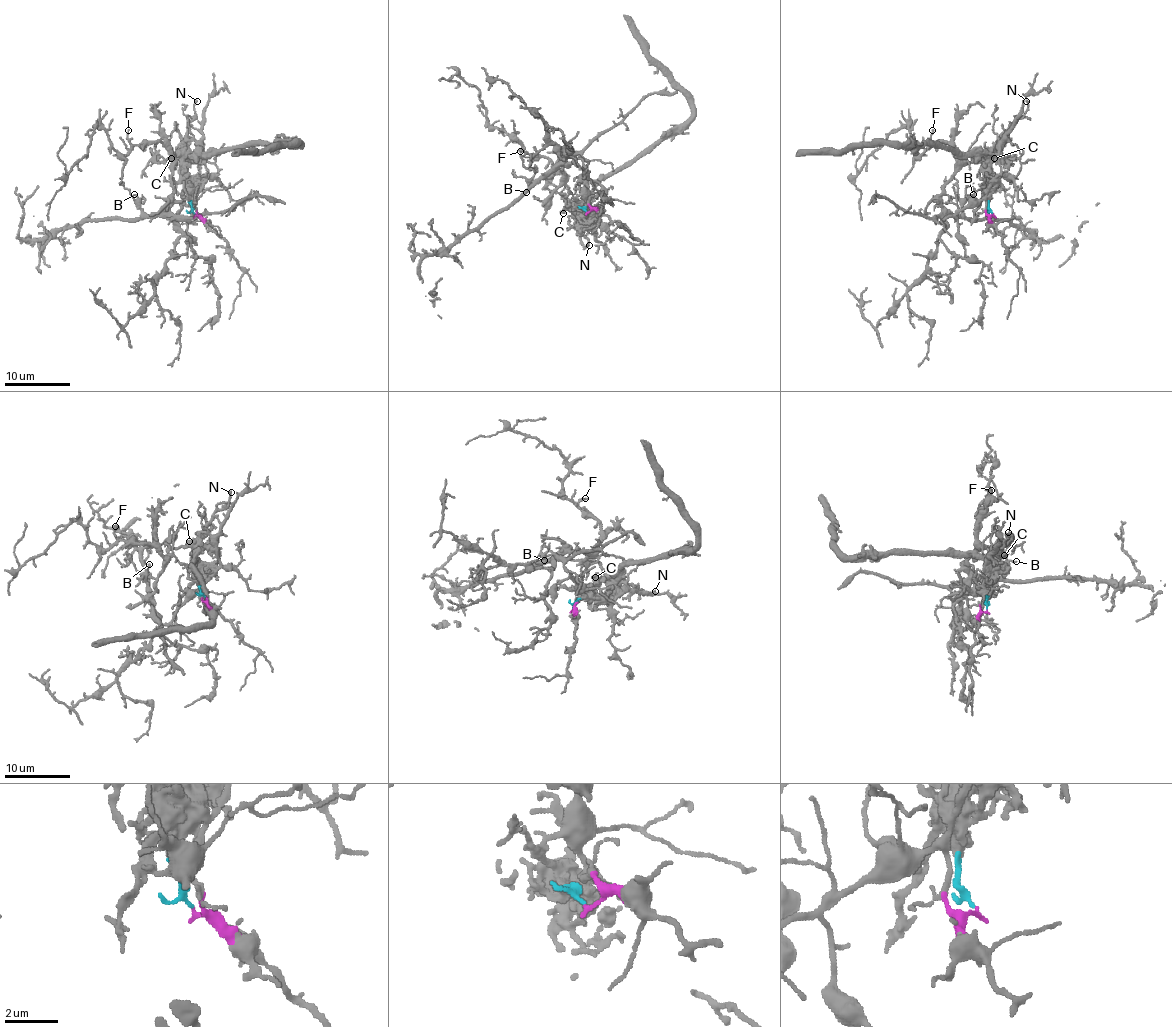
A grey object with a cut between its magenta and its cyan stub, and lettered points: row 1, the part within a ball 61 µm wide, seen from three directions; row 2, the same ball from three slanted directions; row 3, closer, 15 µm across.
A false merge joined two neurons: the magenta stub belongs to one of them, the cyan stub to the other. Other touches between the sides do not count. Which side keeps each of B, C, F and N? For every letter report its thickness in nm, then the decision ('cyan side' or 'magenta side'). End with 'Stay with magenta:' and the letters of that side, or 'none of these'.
B: calibre 130 nm; magenta side
C: calibre 240 nm; cyan side
F: calibre 110 nm; magenta side
N: calibre 140 nm; cyan side
Stay with magenta: B, F

